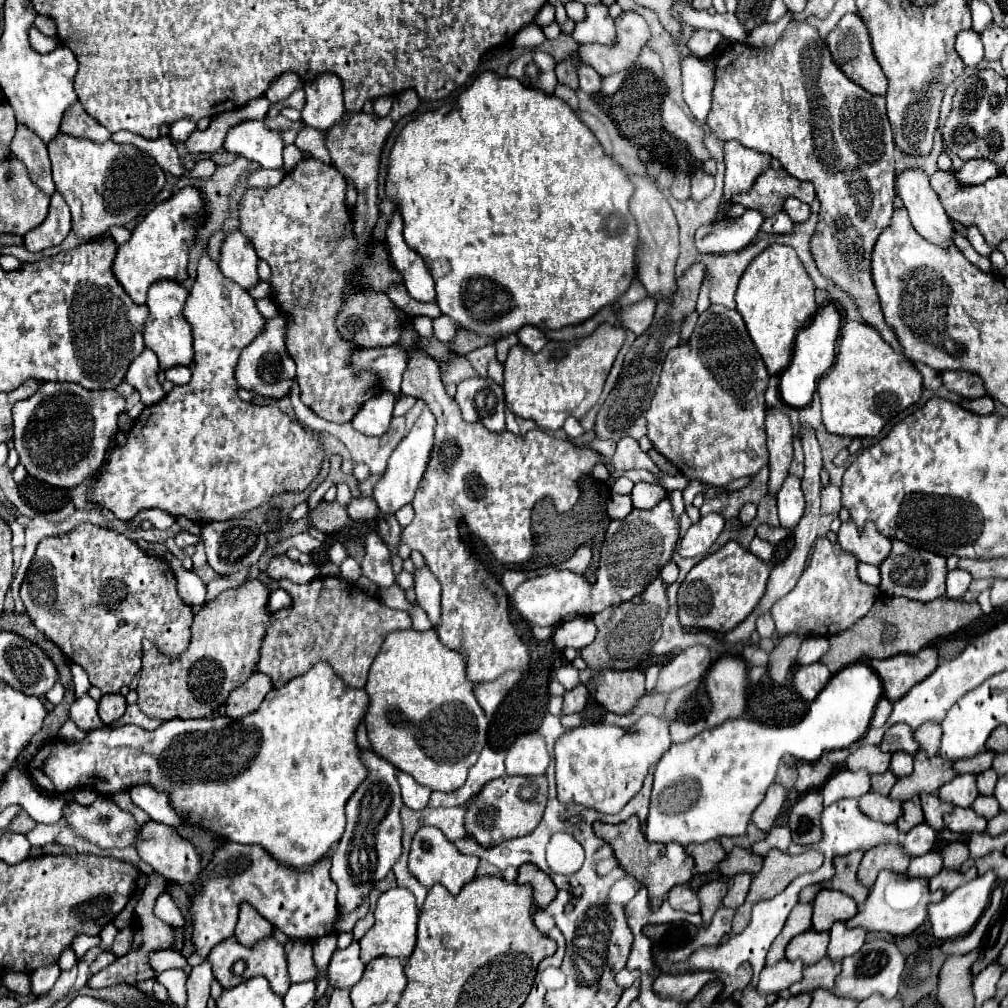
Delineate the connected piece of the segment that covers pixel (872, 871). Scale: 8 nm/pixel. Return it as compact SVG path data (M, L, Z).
M884 843L878 847L872 847L870 851L866 851L860 869L858 869L858 879L862 881L862 885L872 887L876 881L876 875L882 869L892 869L894 873L902 873L908 869L912 857L908 853L904 853L900 843Z

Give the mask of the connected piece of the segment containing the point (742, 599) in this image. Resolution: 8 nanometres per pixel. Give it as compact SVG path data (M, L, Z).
M728 541L720 551L704 557L690 569L678 591L678 617L682 627L728 633L742 623L764 595L770 565L760 561L736 541Z

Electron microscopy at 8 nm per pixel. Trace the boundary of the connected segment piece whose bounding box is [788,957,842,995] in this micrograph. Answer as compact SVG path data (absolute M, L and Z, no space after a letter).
M830 957L820 959L818 963L804 967L804 977L800 981L796 981L794 985L790 985L790 995L798 995L798 993L812 993L814 989L832 989L834 987L834 979L838 977L838 973L842 971L842 963L840 961L832 961Z

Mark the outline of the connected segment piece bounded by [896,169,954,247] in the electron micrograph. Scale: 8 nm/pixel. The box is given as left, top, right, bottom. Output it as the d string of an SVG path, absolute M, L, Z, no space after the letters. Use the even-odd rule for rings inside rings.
M908 169L904 171L898 179L896 179L896 193L900 195L900 199L904 201L904 207L908 209L910 213L910 219L912 219L912 225L914 229L926 237L930 243L934 245L940 245L940 247L950 247L954 245L954 225L950 221L950 217L946 215L946 211L942 209L942 203L938 201L938 195L932 191L930 187L930 181L926 177L924 171L920 169Z

